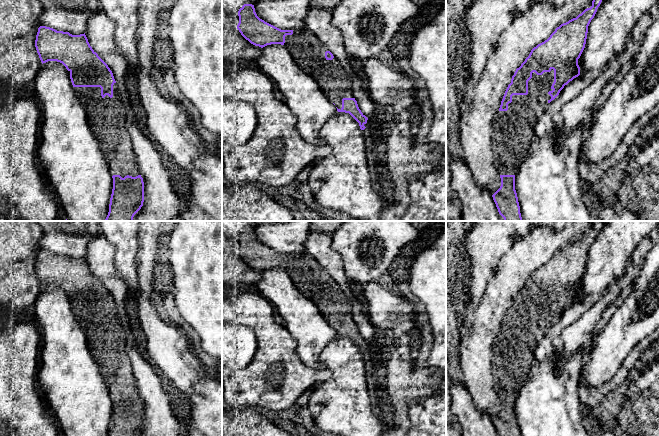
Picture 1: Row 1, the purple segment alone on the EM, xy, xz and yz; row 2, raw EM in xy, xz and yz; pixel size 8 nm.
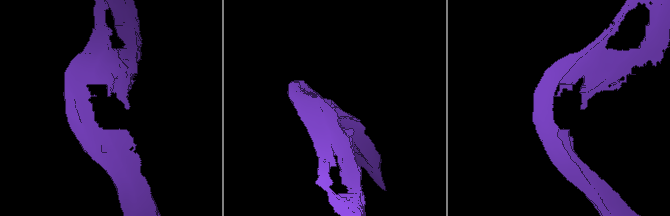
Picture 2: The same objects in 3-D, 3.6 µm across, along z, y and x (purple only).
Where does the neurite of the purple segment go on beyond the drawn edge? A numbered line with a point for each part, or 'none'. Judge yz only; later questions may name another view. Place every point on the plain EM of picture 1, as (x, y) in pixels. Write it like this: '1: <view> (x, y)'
1: yz (512, 354)

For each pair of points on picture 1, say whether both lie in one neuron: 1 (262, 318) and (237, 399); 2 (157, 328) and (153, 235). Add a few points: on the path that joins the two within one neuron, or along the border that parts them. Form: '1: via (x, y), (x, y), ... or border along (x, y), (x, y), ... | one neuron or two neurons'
1: via (265, 338), (265, 370), (257, 379) | one neuron
2: via (146, 305), (148, 258) | one neuron

